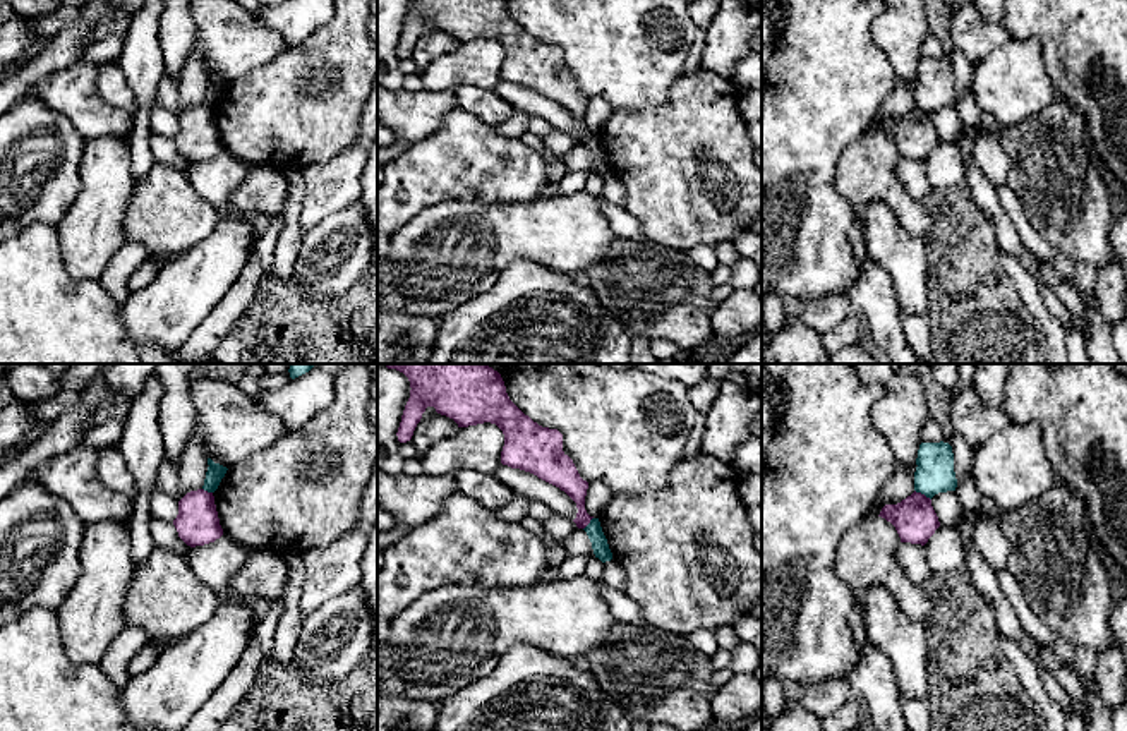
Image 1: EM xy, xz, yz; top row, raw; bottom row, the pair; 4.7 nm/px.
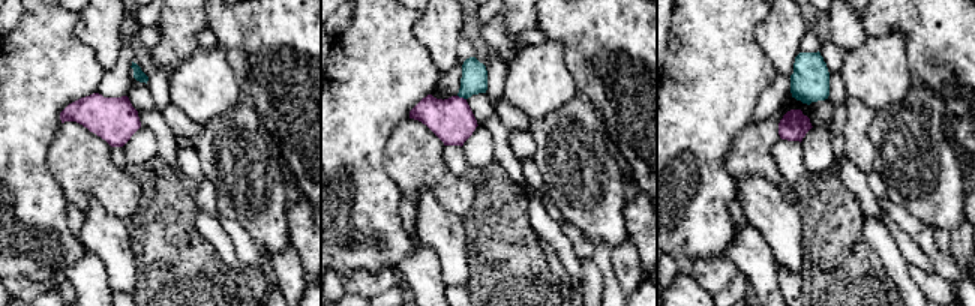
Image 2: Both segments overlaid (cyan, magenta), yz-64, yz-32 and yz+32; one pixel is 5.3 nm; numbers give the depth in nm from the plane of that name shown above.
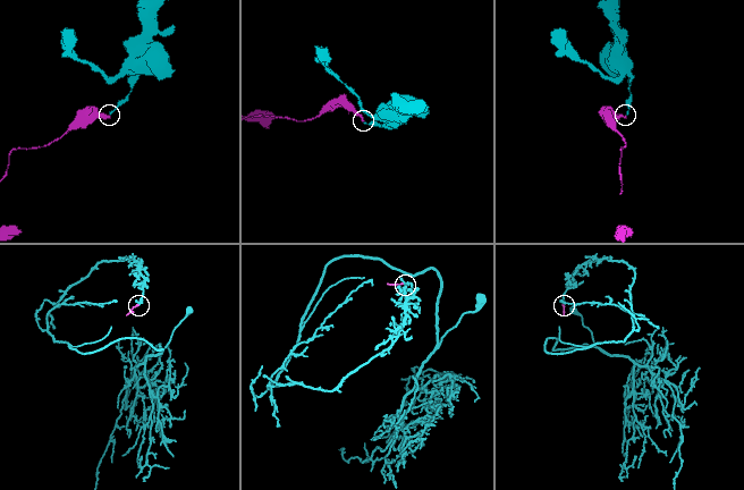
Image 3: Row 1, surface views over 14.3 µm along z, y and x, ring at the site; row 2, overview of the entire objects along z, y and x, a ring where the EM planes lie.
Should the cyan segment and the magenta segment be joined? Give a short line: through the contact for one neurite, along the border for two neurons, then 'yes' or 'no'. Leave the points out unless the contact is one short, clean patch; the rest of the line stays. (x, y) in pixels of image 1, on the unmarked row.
line yz (915, 105), (930, 115); no

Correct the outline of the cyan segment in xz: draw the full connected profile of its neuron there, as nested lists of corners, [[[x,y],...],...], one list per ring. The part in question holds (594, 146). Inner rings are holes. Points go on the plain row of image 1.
[[[592,134],[590,139],[583,144],[592,158],[592,165],[595,173],[599,173],[602,178],[612,175],[612,168],[609,165],[607,154],[602,148],[599,134]]]

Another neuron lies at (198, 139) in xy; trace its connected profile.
[[[204,105],[190,106],[178,117],[173,136],[178,153],[190,163],[214,158],[223,151],[214,112]]]

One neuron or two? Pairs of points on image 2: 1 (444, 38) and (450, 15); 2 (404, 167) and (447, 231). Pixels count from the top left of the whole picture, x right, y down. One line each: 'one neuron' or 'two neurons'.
1: one neuron
2: two neurons

